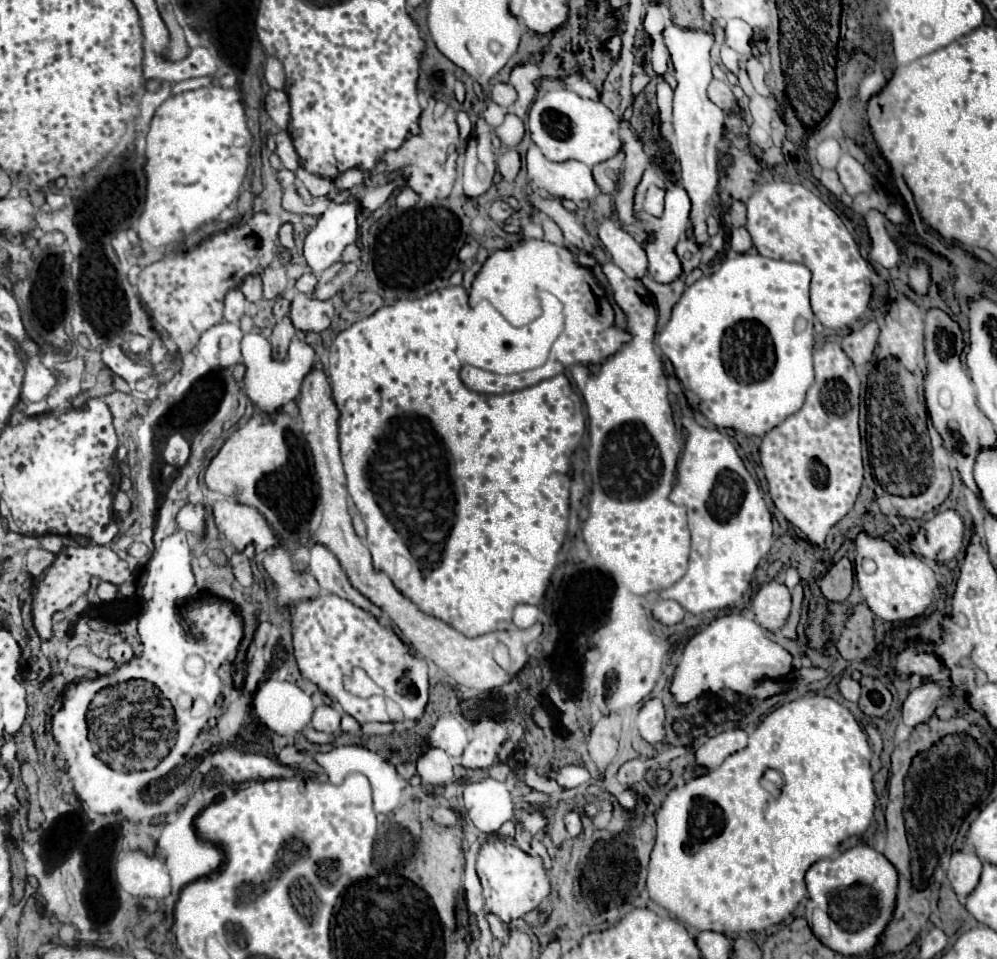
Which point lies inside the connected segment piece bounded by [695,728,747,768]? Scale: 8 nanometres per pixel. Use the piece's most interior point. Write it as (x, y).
(715, 750)

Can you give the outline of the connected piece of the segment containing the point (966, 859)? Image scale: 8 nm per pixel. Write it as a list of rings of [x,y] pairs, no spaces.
[[[955,852],[951,856],[947,878],[961,902],[975,890],[981,876],[981,860],[975,852]]]

